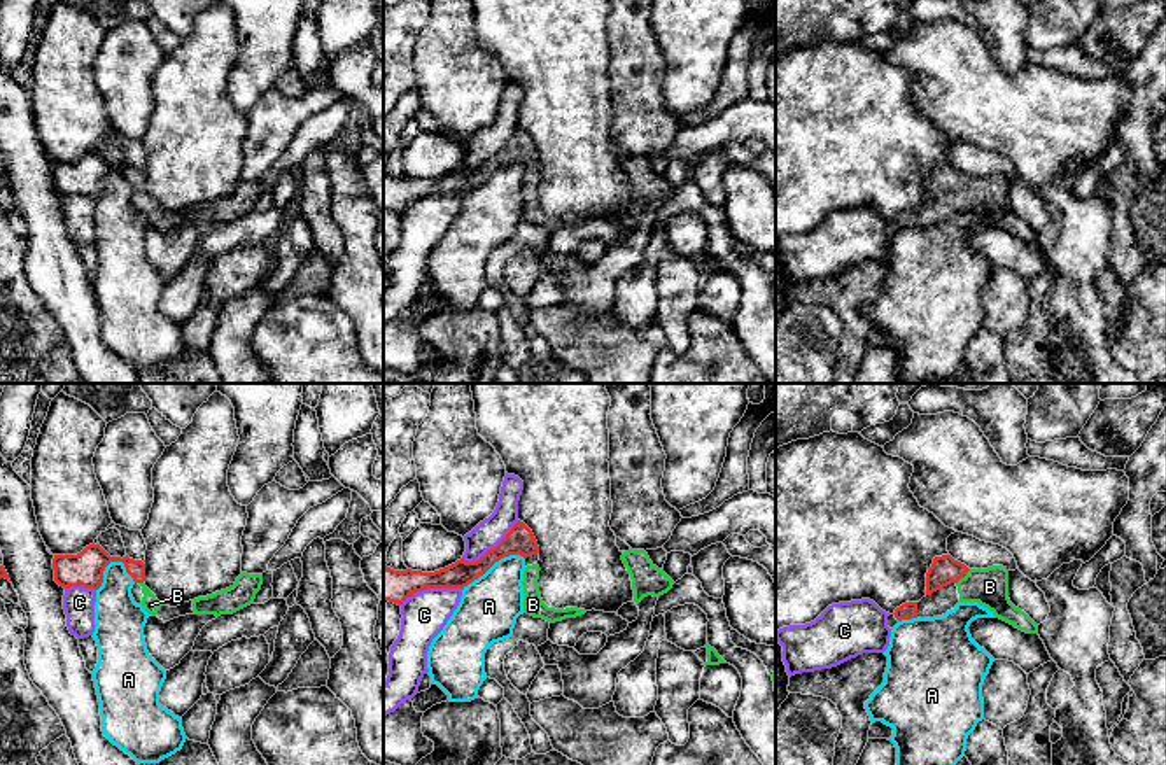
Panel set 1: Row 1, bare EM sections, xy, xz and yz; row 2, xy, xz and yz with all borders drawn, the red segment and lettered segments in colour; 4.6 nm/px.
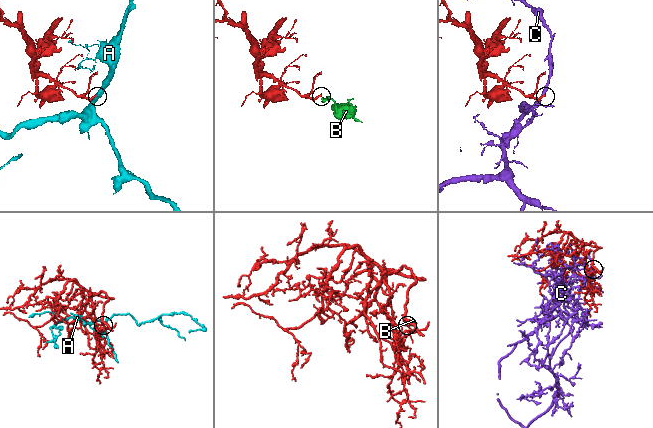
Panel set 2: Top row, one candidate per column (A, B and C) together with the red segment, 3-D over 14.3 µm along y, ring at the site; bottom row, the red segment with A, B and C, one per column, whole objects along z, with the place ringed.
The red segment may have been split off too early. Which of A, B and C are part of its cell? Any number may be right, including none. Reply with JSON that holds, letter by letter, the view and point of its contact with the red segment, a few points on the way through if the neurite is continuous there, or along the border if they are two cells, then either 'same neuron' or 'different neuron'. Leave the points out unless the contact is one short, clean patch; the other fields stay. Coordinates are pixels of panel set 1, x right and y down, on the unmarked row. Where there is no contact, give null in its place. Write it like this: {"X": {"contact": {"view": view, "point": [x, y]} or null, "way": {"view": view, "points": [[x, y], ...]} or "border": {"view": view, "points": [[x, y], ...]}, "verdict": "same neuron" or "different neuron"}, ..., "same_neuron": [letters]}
{"A": {"contact": {"view": "xz", "point": [492, 172]}, "verdict": "different neuron"}, "B": {"contact": {"view": "yz", "point": [963, 184]}, "way": {"view": "yz", "points": [[944, 177], [963, 184], [974, 193], [990, 195]]}, "verdict": "same neuron"}, "C": {"contact": {"view": "xz", "point": [431, 195]}, "verdict": "different neuron"}, "same_neuron": ["B"]}

